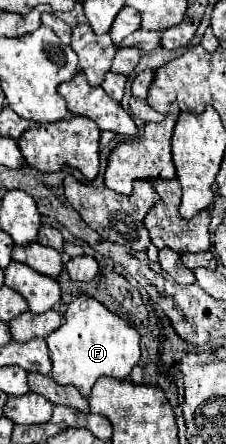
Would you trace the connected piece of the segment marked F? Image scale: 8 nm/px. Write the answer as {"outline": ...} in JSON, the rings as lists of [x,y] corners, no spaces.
{"outline":[[[80,295],[68,305],[64,323],[46,337],[46,343],[52,359],[52,379],[60,385],[74,385],[86,399],[100,377],[110,375],[126,379],[132,367],[140,361],[138,331],[116,313],[110,313],[102,303],[86,295]]]}

